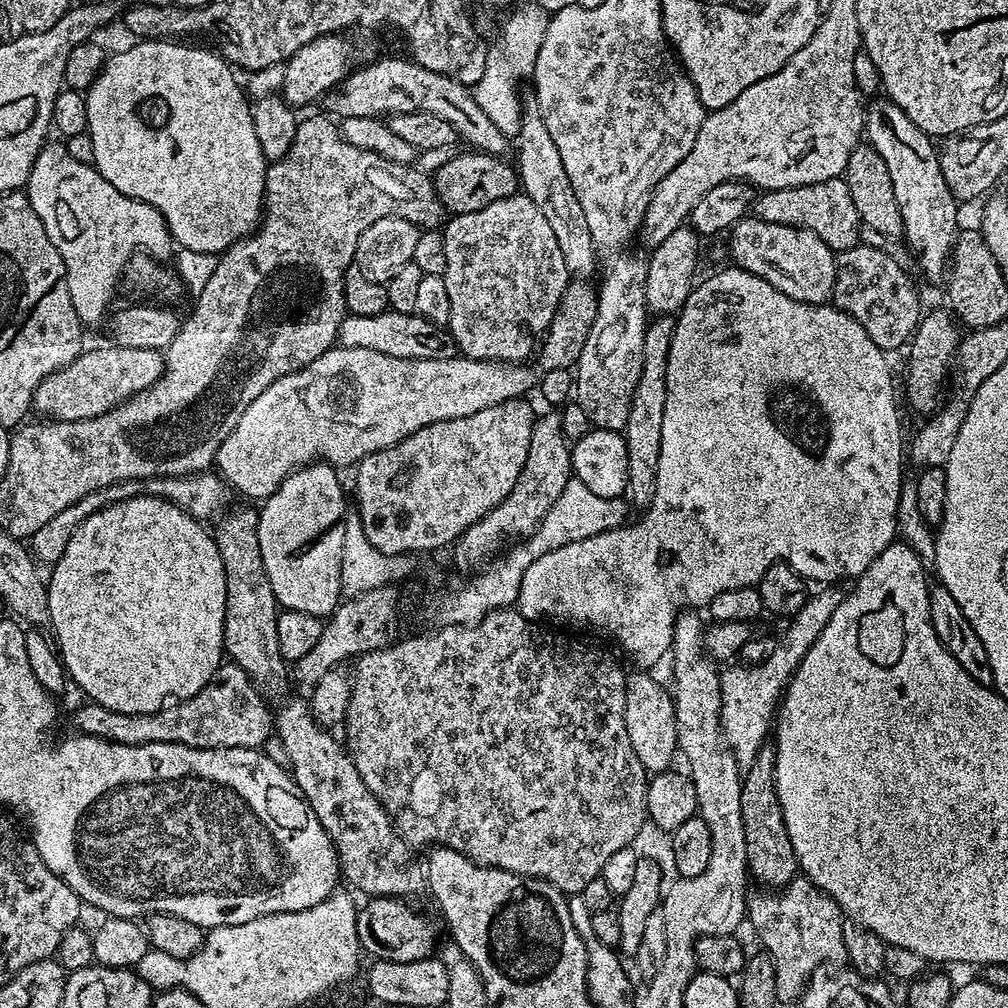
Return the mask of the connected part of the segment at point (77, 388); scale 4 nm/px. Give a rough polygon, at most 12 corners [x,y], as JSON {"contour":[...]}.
{"contour":[[92,348],[37,386],[44,418],[89,420],[159,380],[154,350]]}

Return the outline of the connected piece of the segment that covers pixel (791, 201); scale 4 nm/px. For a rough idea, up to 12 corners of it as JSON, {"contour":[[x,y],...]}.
{"contour":[[842,178],[761,191],[754,215],[837,254],[862,240]]}

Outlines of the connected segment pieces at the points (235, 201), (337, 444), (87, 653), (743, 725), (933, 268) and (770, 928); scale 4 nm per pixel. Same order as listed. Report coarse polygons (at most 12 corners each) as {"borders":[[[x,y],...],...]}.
{"borders":[[[144,38],[86,90],[91,163],[181,249],[262,220],[233,65]],[[334,346],[246,406],[215,467],[263,502],[541,373]],[[161,496],[47,577],[67,679],[150,714],[213,683],[226,570]],[[809,609],[765,664],[720,672],[720,731],[746,770],[789,677],[818,642]],[[895,102],[864,113],[886,162],[903,237],[945,275],[958,201],[930,137]],[[807,878],[756,890],[746,920],[776,963],[776,999],[801,999],[848,960],[840,907]]]}

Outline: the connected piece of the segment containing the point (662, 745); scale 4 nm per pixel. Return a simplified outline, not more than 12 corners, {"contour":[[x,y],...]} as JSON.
{"contour":[[644,670],[626,679],[626,735],[645,773],[678,756],[676,701]]}

